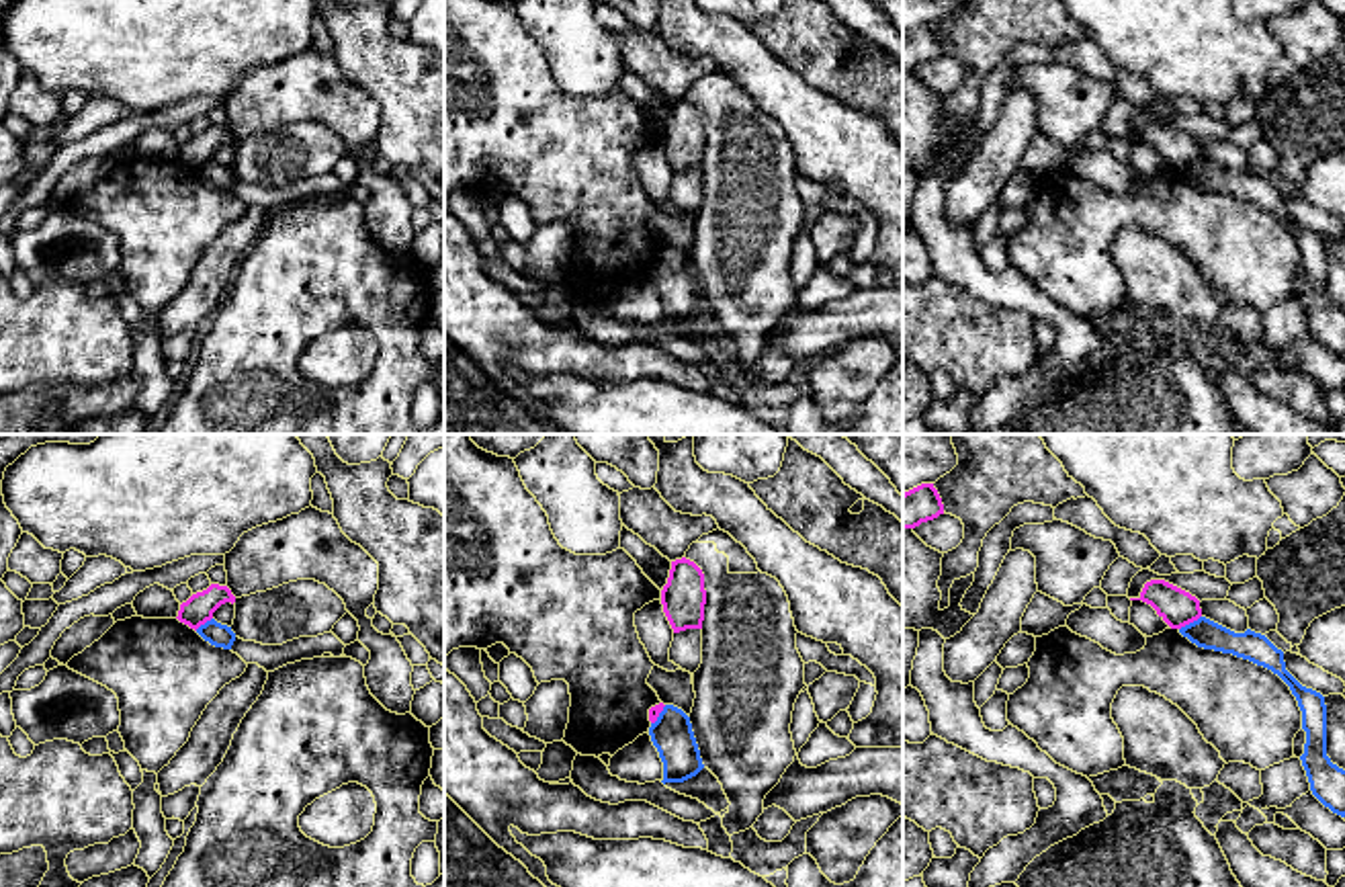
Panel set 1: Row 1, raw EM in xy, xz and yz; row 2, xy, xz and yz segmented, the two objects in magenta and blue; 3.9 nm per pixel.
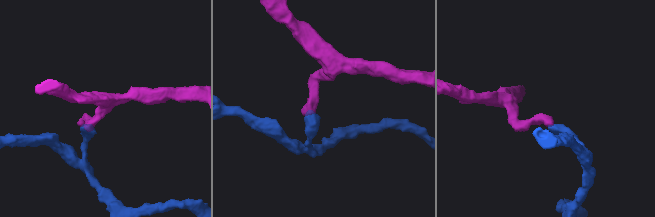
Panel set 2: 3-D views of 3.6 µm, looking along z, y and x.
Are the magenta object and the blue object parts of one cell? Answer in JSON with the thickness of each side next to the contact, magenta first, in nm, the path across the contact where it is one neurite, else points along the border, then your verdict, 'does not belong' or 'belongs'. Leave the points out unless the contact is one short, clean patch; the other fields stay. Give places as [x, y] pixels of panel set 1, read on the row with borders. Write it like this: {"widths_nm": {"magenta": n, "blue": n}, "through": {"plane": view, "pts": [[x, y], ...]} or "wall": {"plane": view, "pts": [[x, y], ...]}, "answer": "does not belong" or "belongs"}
{"widths_nm": {"magenta": 140, "blue": 120}, "wall": {"plane": "yz", "pts": [[1200, 615], [1180, 629]]}, "answer": "does not belong"}

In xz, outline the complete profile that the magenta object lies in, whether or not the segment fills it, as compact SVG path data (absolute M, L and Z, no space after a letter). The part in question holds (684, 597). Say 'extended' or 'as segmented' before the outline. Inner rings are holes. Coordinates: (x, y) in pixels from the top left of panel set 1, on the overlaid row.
as segmented; M686 557L671 561L661 604L674 633L702 629L706 590L704 574L694 561Z

